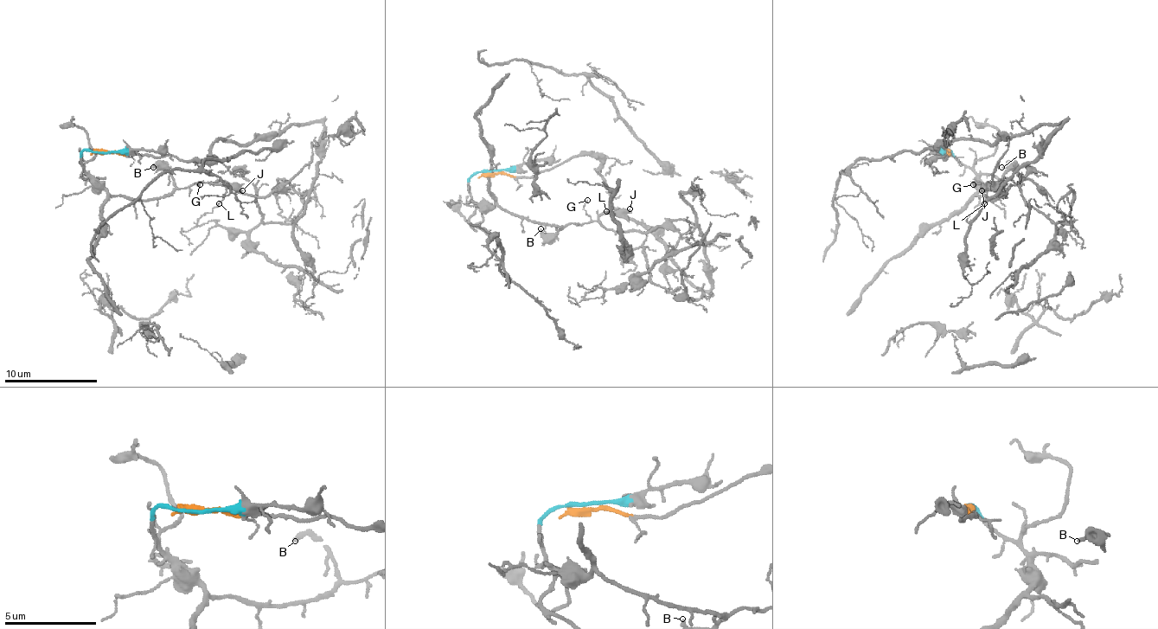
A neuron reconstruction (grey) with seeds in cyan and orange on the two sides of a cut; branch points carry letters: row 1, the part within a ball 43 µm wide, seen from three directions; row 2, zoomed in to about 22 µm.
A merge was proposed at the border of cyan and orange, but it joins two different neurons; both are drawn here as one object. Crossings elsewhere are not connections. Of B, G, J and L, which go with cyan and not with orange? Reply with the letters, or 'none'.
B, G, J, L

